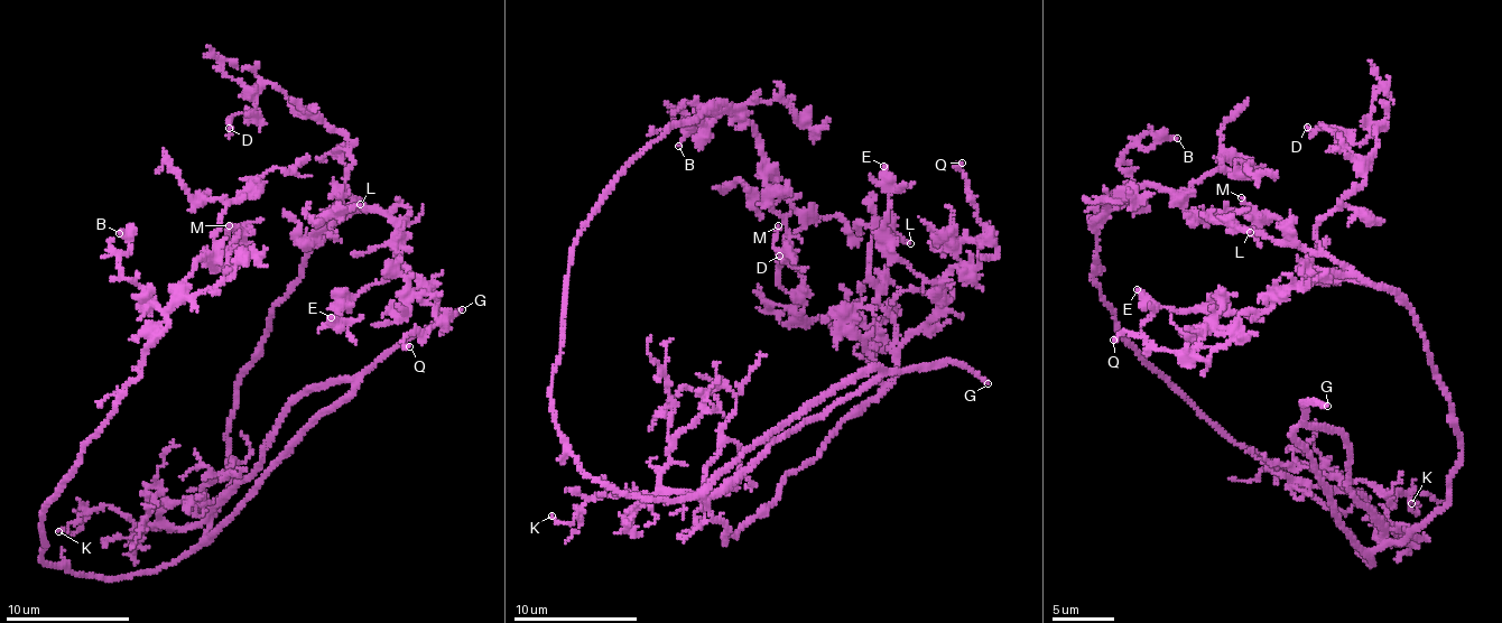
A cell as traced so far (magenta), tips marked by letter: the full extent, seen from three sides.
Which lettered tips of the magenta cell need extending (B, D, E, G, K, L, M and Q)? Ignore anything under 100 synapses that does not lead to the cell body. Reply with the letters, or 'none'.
G

